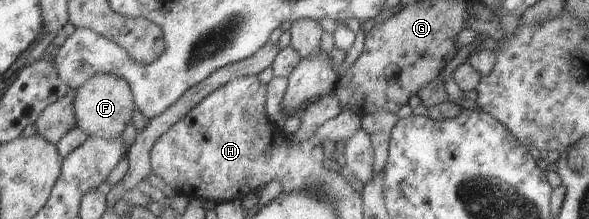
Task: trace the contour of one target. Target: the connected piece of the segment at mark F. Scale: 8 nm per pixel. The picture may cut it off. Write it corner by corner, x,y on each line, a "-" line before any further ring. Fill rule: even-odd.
93,74
87,82
83,82
74,90
73,112
75,124
88,137
111,140
123,132
123,128
131,122
131,114
135,104
130,86
122,78
110,74

